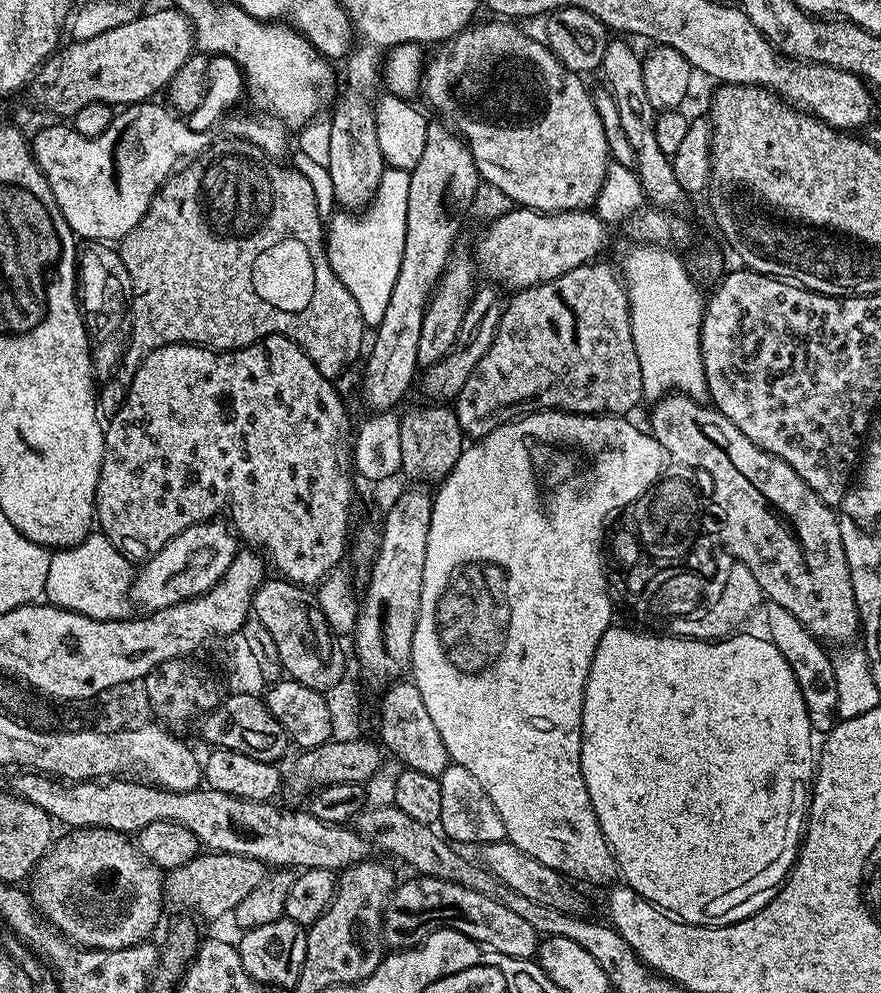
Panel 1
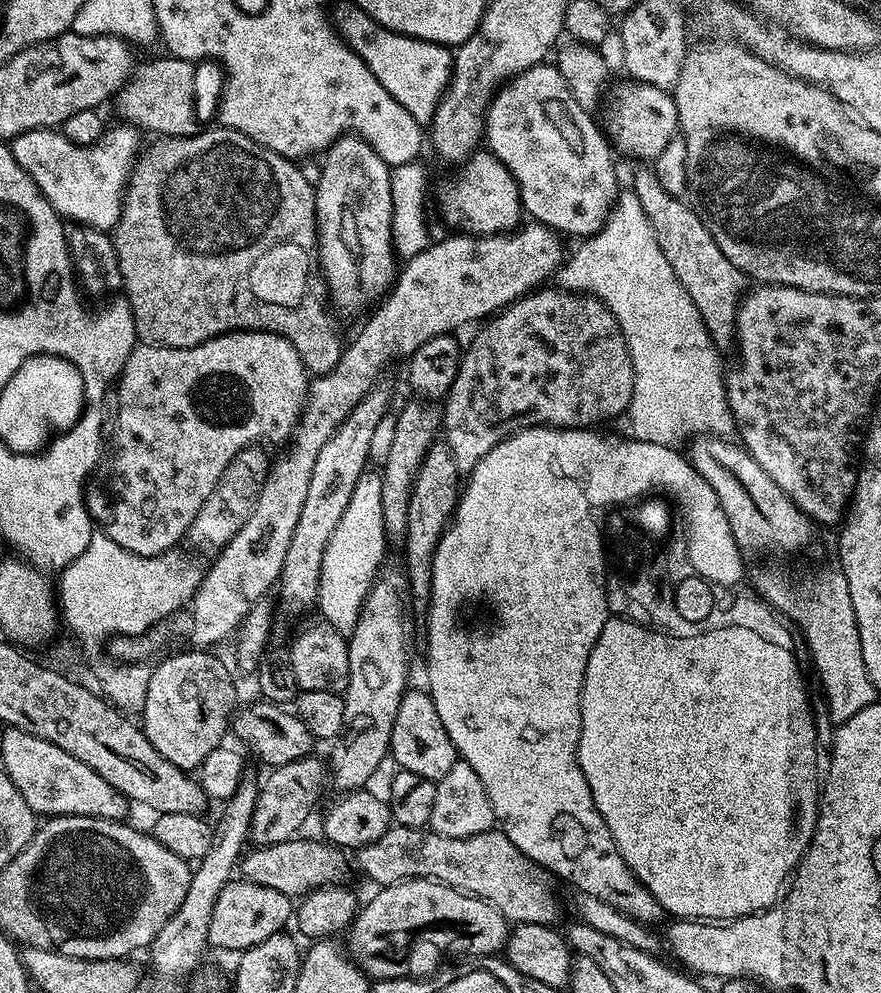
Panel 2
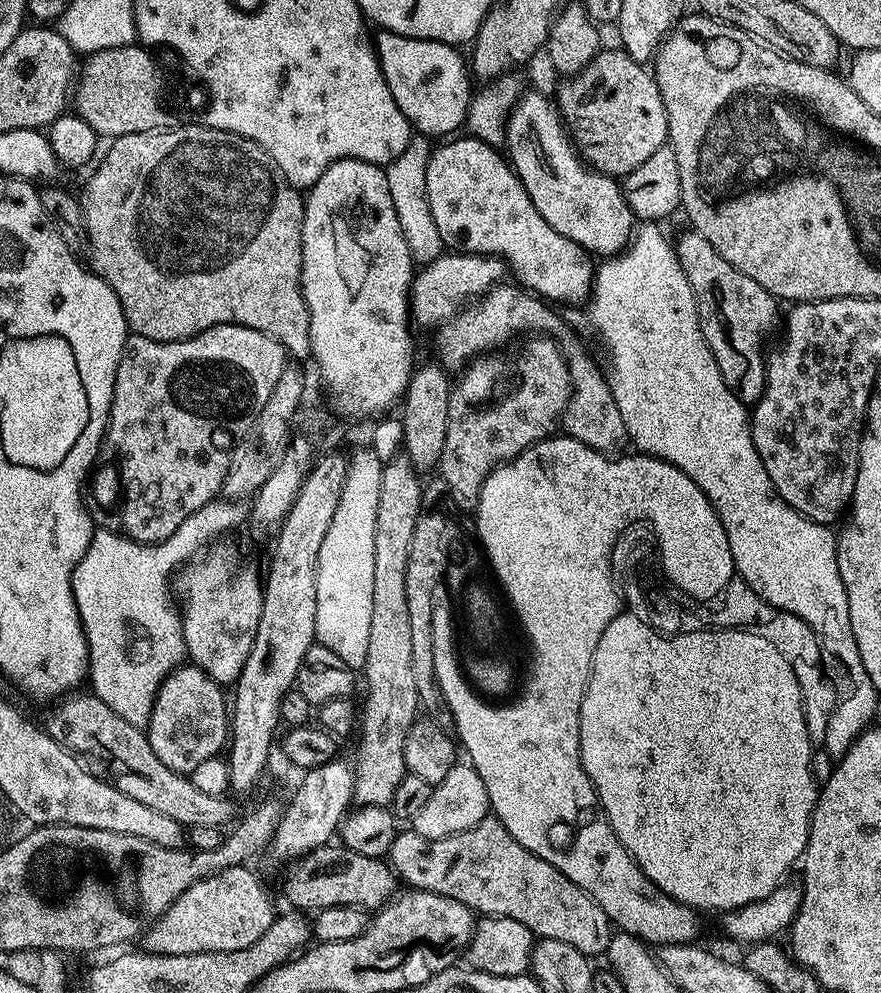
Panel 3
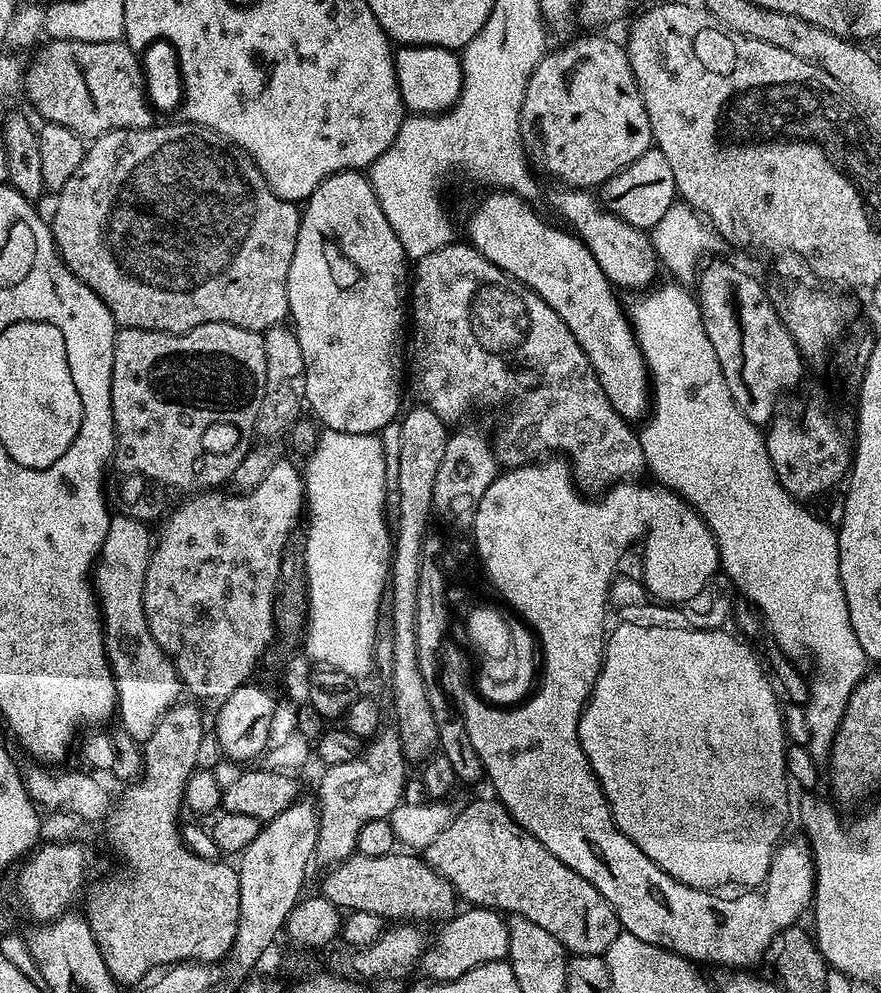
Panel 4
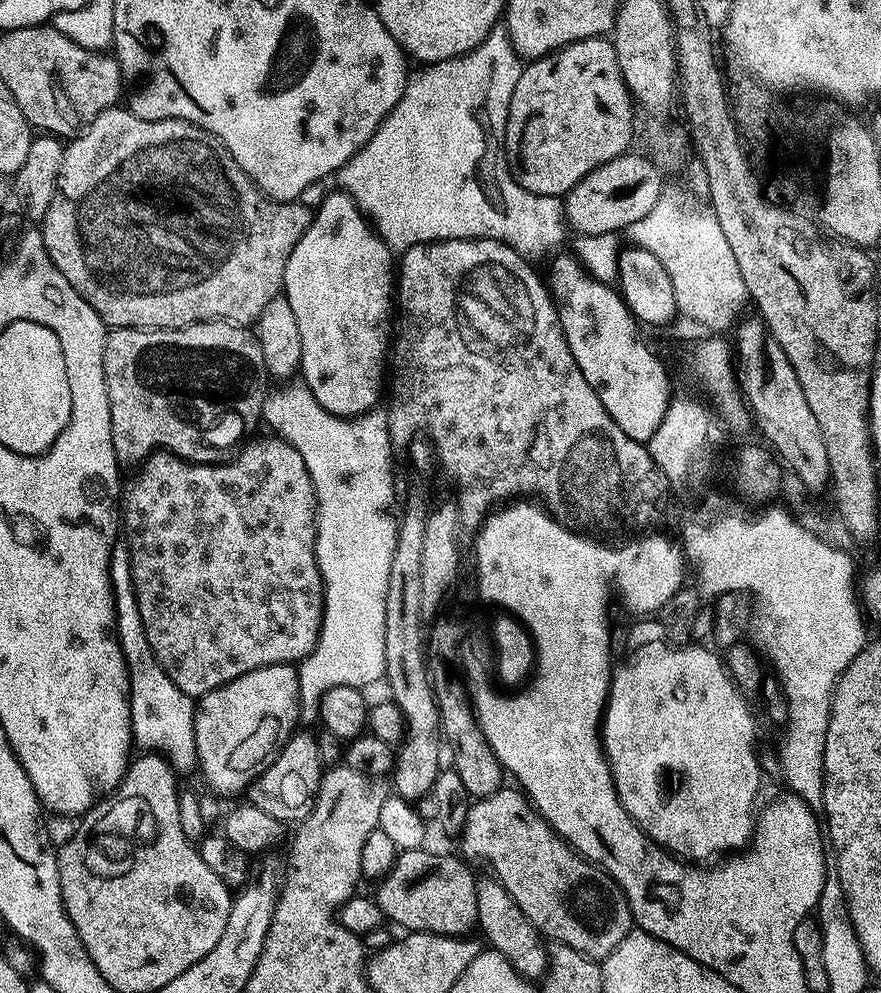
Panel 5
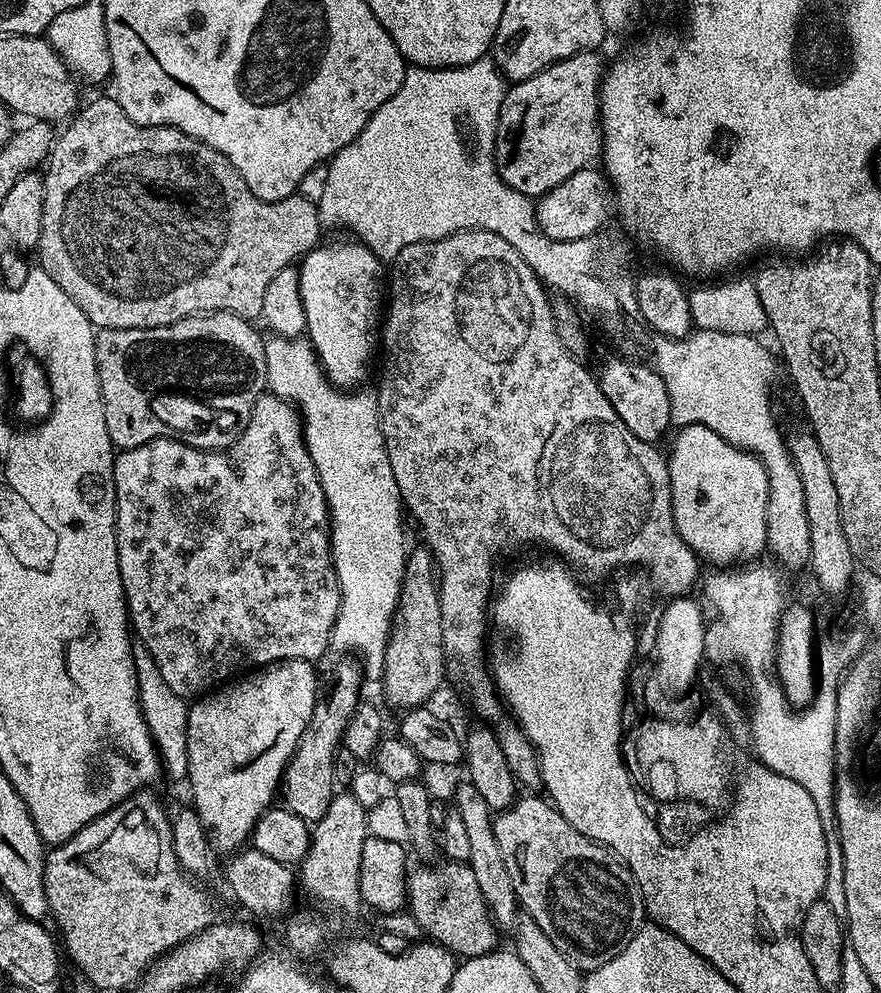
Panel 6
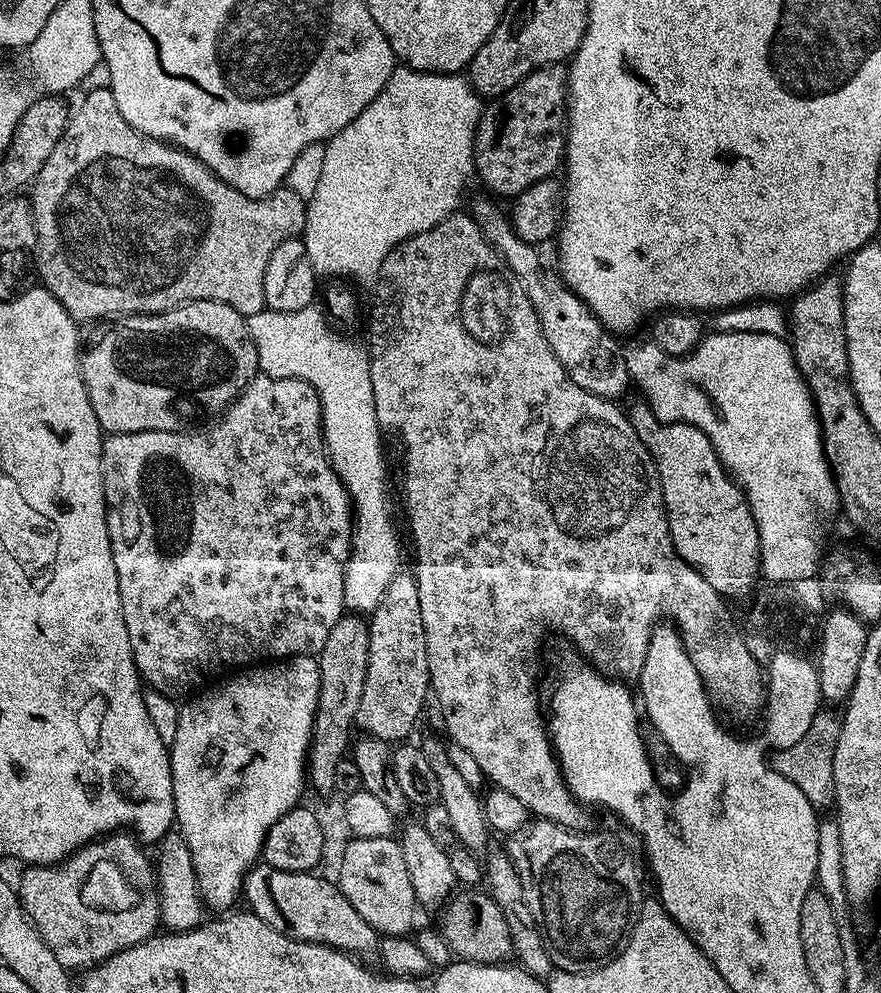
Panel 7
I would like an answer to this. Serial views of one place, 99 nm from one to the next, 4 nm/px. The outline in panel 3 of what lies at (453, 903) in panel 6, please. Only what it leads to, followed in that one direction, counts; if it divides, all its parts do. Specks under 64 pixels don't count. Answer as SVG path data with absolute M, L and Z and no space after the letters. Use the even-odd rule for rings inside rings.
M329 842L323 848L315 848L287 865L288 877L284 880L284 896L291 907L296 910L319 910L330 906L358 906L365 910L379 910L397 895L398 877L383 859L354 854L354 850L341 846L336 842Z

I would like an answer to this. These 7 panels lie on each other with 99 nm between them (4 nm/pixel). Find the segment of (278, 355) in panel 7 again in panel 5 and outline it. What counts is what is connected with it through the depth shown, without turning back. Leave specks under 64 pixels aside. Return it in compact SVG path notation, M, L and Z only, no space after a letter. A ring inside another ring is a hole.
M288 382L283 386L277 387L280 388L277 392L269 391L267 395L264 397L264 410L262 413L263 423L266 425L269 424L270 427L273 428L275 435L279 437L279 439L284 440L288 444L294 446L294 450L298 450L298 454L302 454L302 462L306 462L306 470L310 474L310 478L314 482L314 490L316 491L316 561L318 562L318 566L320 567L320 577L322 578L322 582L324 583L324 621L320 624L320 637L318 638L318 642L314 646L314 650L310 653L310 655L304 657L303 660L299 661L298 671L296 673L296 677L298 678L298 694L300 695L300 720L303 723L308 724L316 724L318 717L320 715L320 699L322 698L322 694L326 694L326 690L330 690L334 686L354 686L355 688L361 690L368 690L368 687L371 684L381 683L384 680L384 671L386 670L386 590L388 589L388 583L390 582L390 561L394 558L394 546L396 545L396 530L398 527L398 516L397 513L392 513L392 503L396 500L396 480L392 477L392 451L394 451L394 445L392 439L388 434L388 417L385 415L383 411L373 410L371 412L364 413L363 416L359 418L345 418L342 416L335 416L334 414L330 414L326 409L319 404L319 402L314 398L314 394L310 389L308 389L308 385L304 382L298 382L298 384L292 384L296 382Z

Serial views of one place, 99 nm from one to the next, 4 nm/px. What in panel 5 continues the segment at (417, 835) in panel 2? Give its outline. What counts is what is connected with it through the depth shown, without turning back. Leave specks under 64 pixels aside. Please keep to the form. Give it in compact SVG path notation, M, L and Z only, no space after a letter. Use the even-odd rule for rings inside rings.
M501 786L488 797L477 799L469 807L464 826L458 833L460 848L464 851L463 859L468 862L485 860L492 867L491 875L509 892L510 898L521 908L522 914L541 937L549 936L549 941L570 946L597 962L603 961L634 927L626 898L620 887L601 868L578 855L540 817L519 787L511 787Z

